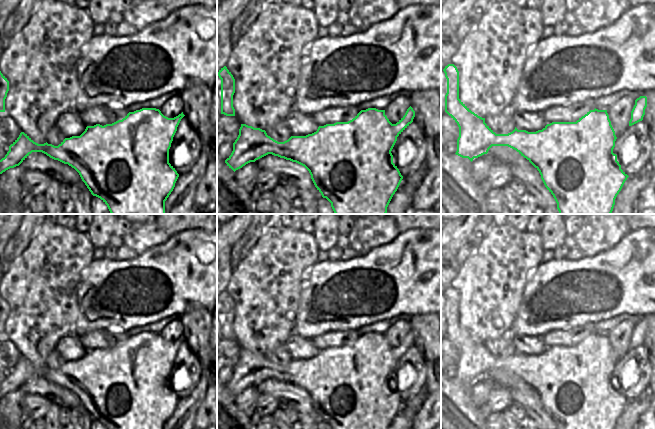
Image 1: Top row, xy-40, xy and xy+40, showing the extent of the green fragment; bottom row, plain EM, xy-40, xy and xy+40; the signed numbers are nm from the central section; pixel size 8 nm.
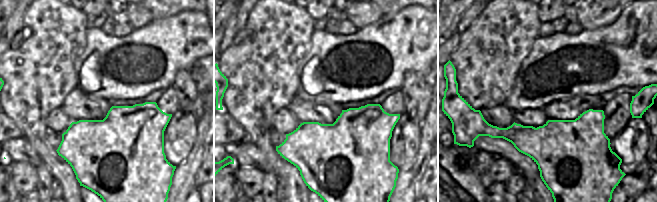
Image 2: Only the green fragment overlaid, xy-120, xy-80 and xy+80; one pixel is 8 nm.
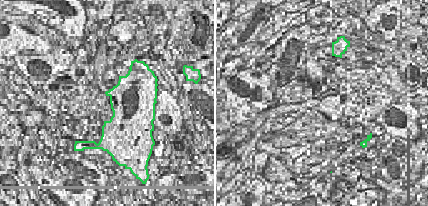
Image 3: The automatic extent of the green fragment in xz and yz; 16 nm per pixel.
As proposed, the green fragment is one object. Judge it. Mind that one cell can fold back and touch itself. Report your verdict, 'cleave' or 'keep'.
keep

